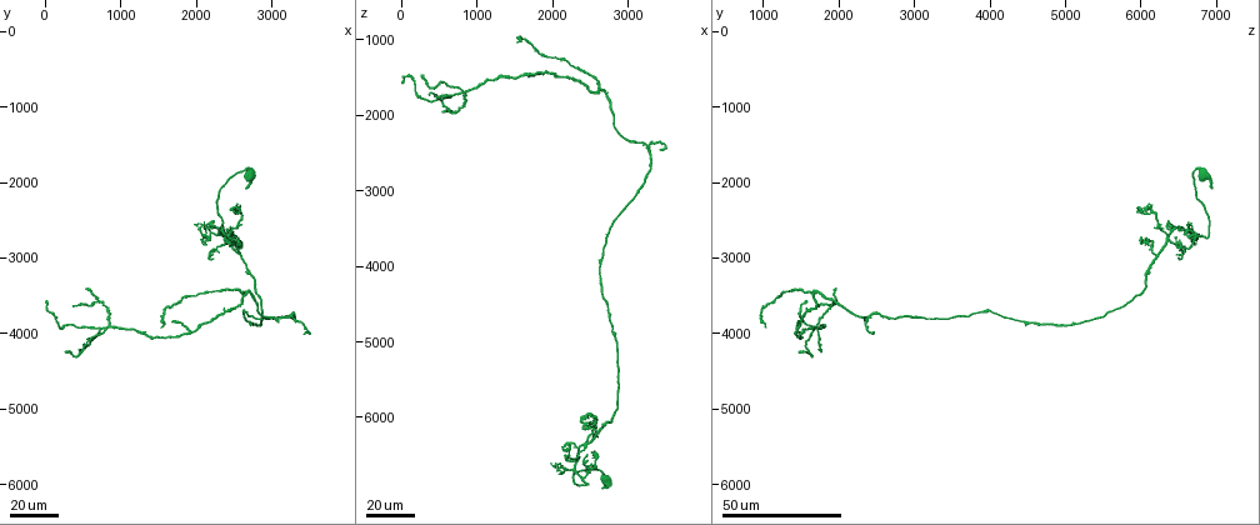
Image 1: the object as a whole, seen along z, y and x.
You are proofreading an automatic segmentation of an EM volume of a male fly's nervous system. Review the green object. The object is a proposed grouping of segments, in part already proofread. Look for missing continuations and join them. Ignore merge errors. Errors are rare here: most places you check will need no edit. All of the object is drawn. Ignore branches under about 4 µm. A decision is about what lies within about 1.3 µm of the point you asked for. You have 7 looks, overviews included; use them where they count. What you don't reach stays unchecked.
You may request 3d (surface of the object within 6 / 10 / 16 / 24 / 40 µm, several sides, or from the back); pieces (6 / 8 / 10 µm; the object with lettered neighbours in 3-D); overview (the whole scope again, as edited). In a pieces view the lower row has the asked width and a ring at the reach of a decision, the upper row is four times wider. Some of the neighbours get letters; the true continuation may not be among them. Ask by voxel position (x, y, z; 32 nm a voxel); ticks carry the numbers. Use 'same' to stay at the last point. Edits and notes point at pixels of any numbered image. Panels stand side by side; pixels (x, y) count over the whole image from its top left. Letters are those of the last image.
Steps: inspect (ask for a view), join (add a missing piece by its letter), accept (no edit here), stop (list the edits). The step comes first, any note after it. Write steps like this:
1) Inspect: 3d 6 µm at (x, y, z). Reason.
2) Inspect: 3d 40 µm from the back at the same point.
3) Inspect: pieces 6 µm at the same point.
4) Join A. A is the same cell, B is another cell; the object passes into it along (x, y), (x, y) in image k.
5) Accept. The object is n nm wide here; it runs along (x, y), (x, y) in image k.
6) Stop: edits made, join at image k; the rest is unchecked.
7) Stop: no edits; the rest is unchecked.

Inspect: 3d 24 µm at (400, 3650, 1750). End of a long branch.

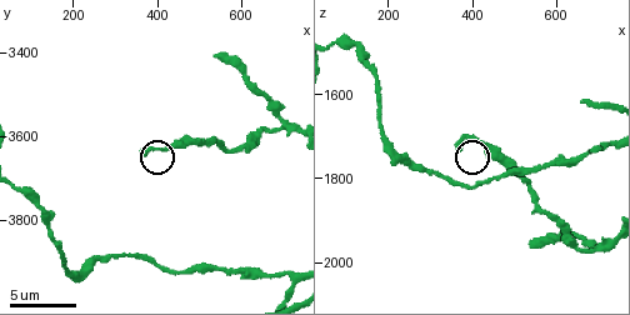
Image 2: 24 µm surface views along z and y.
Inspect: pieces 6 µm at (370, 3640, 1730).

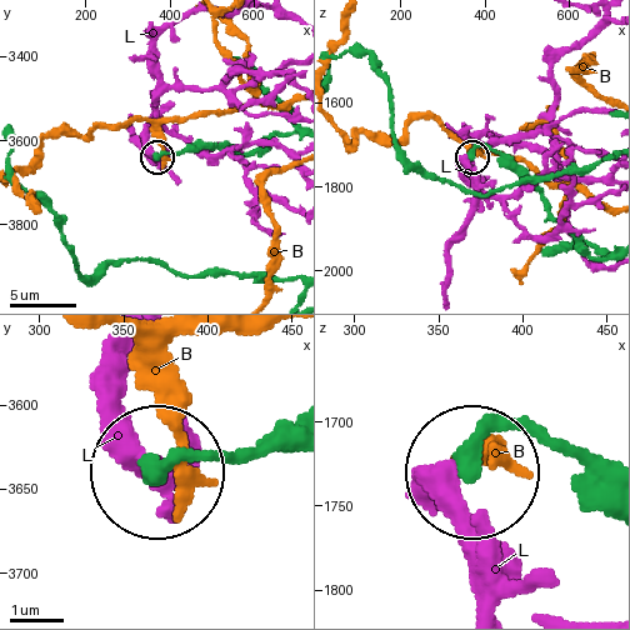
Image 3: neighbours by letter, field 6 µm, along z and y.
Accept. The object is 380 nm wide here; B and L are other cells; it runs along (281, 429), (160, 465) in image 3; none of them fits.

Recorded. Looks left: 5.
Inspect: 3d 40 µm at (1500, 3900, 1050). An open end.

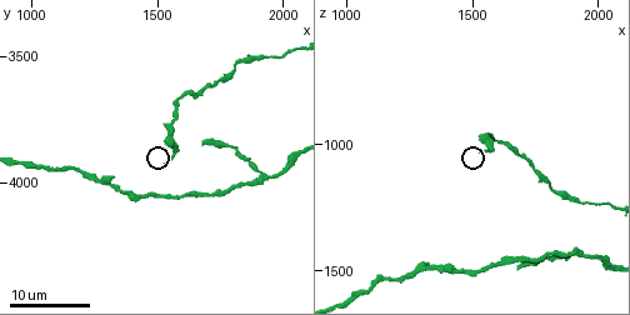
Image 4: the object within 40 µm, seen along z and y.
Inspect: pieces 8 µm at (1530, 3920, 1020). See the neighbours.

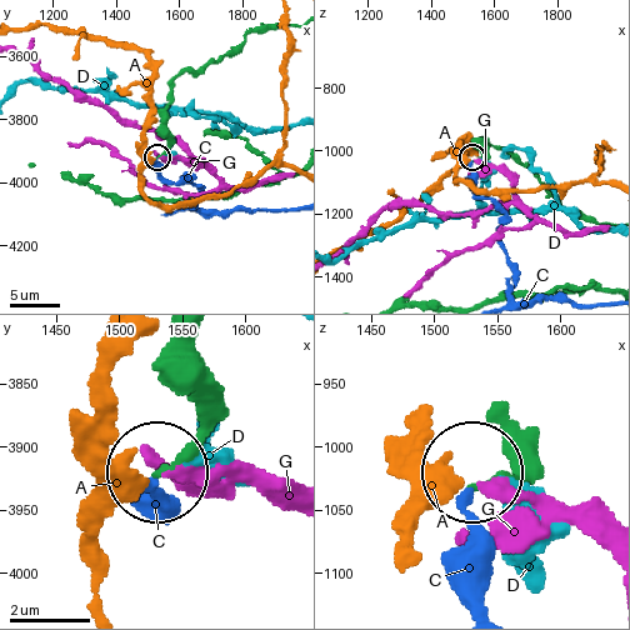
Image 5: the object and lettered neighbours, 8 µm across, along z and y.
Accept. The object is 150 nm wide here; A, C, D and G are other cells; none of them fits.

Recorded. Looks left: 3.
Inspect: 3d 40 µm at (2050, 2750, 6700). Thin end.

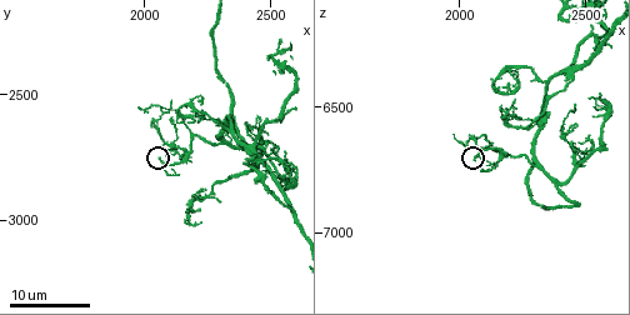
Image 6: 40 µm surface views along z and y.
Inspect: pieces 10 µm at (2060, 2740, 6700).

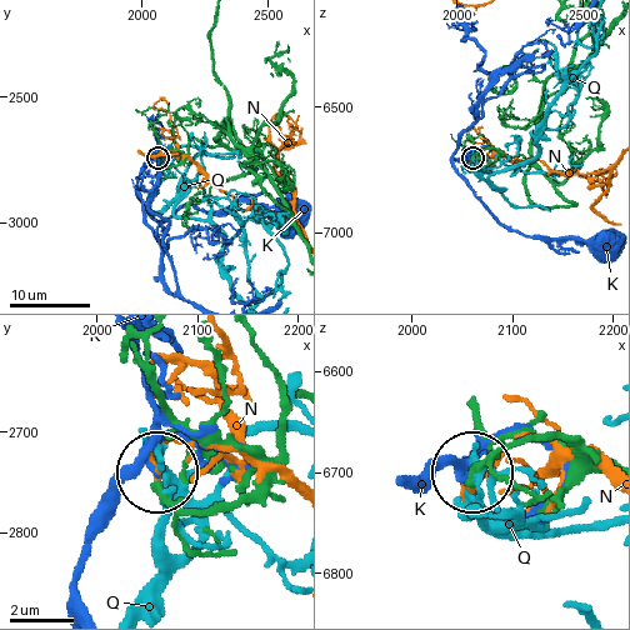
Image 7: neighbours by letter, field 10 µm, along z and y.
Accept. K, N and Q are other cells; it runs along (569, 206), (520, 156), (483, 149), (473, 156) in image 7; none of them fits.

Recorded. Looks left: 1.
Stop: no edits; the rest is unchecked.

